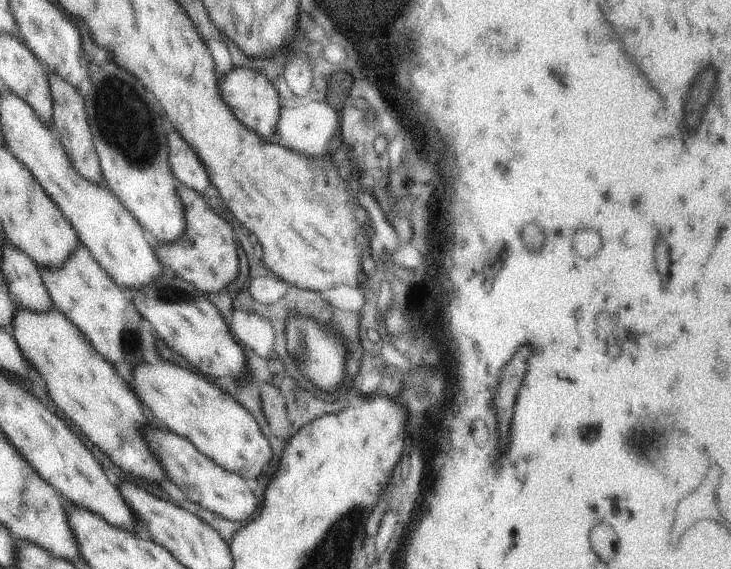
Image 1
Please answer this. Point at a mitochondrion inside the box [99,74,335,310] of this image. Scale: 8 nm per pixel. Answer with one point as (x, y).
(183, 296)

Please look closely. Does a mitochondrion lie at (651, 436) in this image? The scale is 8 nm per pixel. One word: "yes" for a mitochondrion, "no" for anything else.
yes

